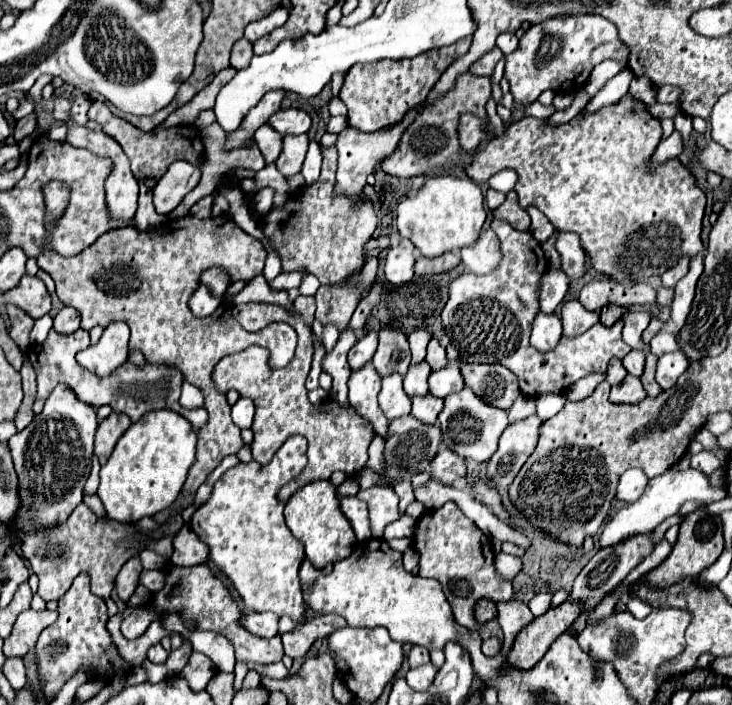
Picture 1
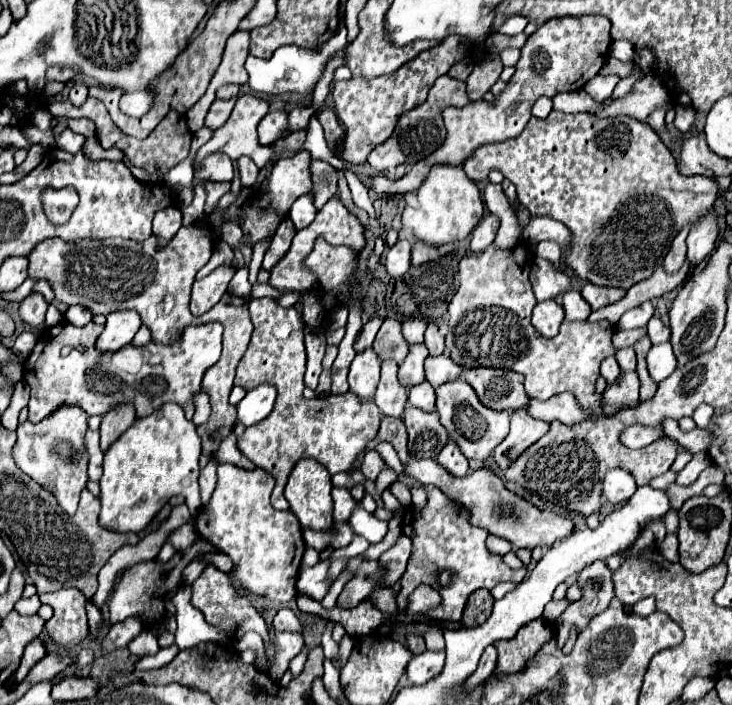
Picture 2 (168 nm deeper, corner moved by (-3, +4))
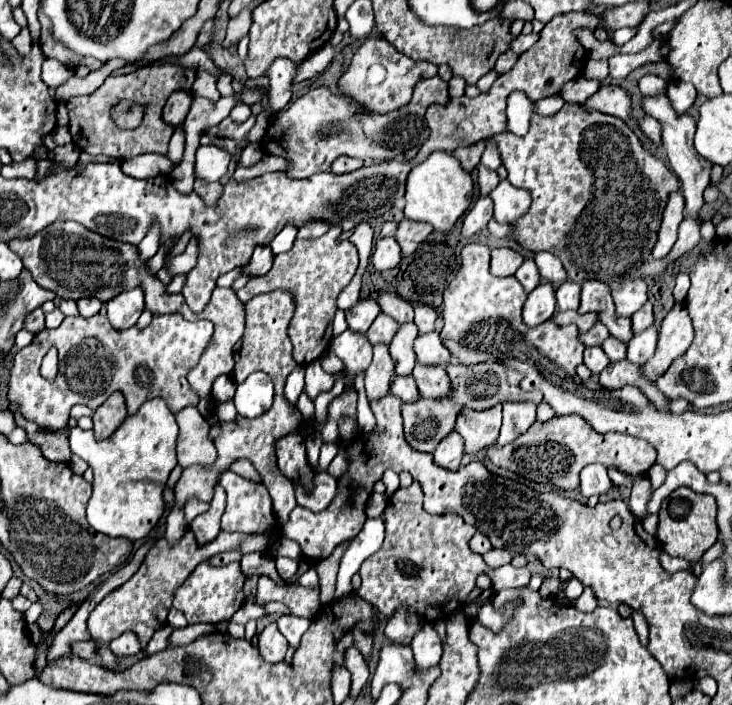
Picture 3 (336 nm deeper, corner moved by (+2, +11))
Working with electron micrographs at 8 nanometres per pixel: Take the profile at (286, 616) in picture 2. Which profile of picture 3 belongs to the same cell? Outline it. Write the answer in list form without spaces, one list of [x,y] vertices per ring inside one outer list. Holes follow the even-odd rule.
[[[294,614],[282,616],[278,620],[278,630],[284,634],[284,638],[288,640],[288,644],[292,648],[296,648],[300,644],[300,638],[308,630],[308,626],[310,626],[310,620],[300,618],[300,616],[294,616]]]

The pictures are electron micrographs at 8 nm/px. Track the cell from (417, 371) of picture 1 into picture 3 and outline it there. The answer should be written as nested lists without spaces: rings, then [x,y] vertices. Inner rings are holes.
[[[400,324],[396,336],[392,338],[390,344],[390,356],[396,364],[396,374],[398,376],[408,376],[414,370],[416,356],[412,350],[412,342],[418,336],[418,328],[414,324]]]

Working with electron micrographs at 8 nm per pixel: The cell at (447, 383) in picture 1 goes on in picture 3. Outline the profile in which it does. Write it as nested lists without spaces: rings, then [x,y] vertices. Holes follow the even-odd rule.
[[[436,330],[428,332],[424,336],[418,336],[414,340],[414,352],[416,352],[416,358],[420,364],[430,364],[430,366],[442,364],[442,366],[446,366],[450,360],[450,352],[444,346],[444,342]]]

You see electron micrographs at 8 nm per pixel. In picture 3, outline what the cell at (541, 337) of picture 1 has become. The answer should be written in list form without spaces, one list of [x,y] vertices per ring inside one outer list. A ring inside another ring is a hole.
[[[550,282],[538,284],[530,294],[524,304],[524,324],[536,326],[548,320],[556,310],[556,298],[554,298],[554,288]]]

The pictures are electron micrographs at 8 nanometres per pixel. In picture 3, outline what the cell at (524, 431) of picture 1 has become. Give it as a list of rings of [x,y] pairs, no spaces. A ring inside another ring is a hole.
[[[506,402],[502,430],[498,438],[498,446],[504,446],[524,434],[536,422],[536,404],[534,402]]]

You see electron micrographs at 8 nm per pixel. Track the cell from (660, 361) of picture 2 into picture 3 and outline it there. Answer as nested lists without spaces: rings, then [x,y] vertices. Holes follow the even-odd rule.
[[[654,326],[640,332],[640,334],[634,334],[632,340],[628,342],[626,360],[634,362],[638,366],[646,364],[646,360],[650,360],[654,350],[656,350],[656,340],[658,340],[658,330]]]

